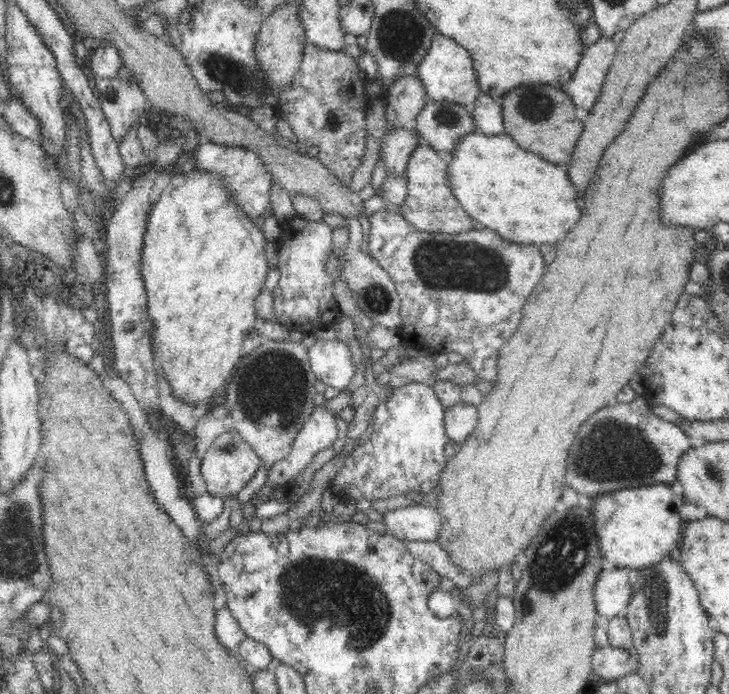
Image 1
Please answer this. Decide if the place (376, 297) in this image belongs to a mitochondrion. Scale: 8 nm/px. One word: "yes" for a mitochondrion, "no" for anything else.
yes

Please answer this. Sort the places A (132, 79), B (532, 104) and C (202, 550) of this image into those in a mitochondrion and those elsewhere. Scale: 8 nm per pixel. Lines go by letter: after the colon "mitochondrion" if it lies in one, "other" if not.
A: other
B: mitochondrion
C: other

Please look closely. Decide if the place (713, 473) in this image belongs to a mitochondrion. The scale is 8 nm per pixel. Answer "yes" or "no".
no

